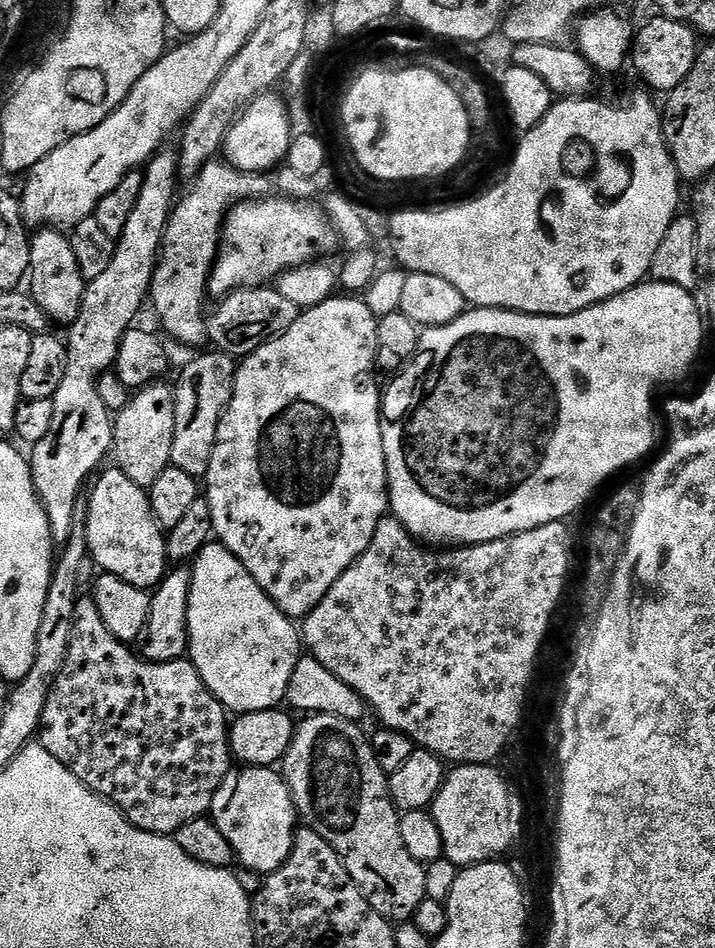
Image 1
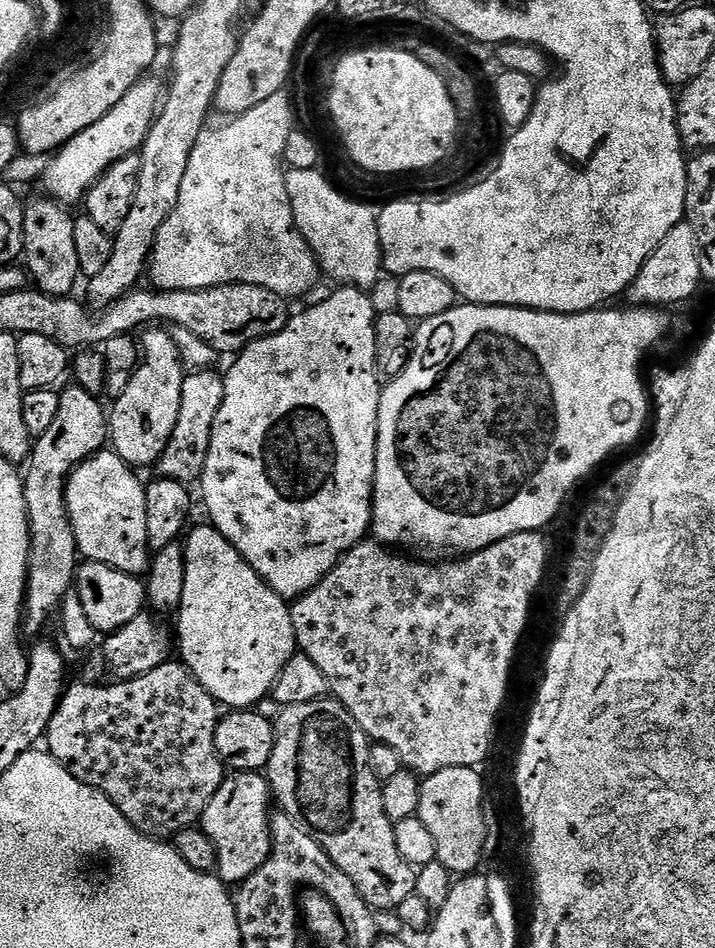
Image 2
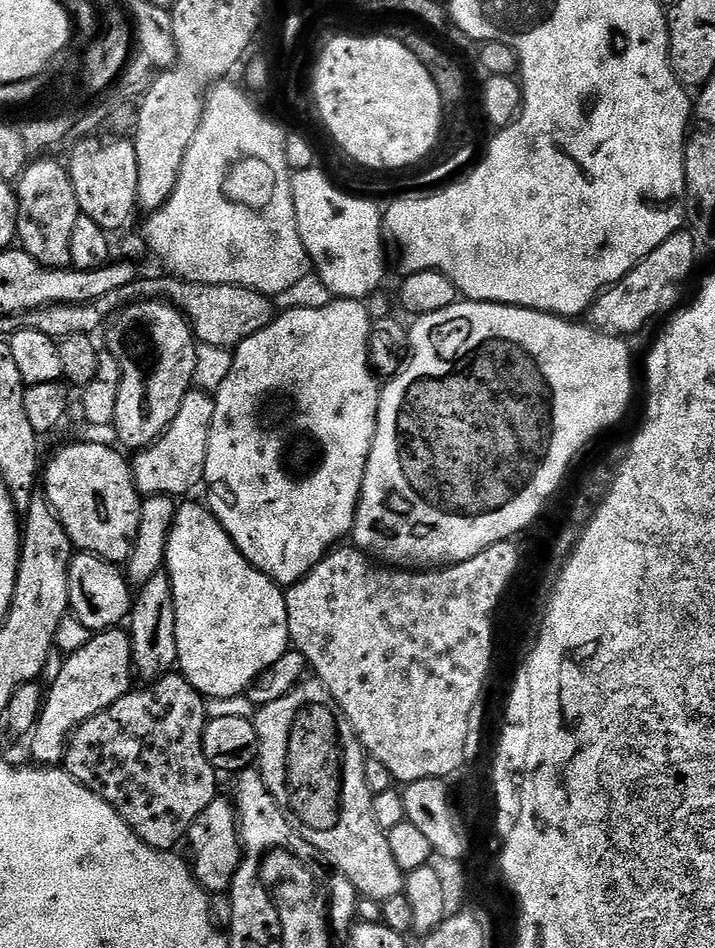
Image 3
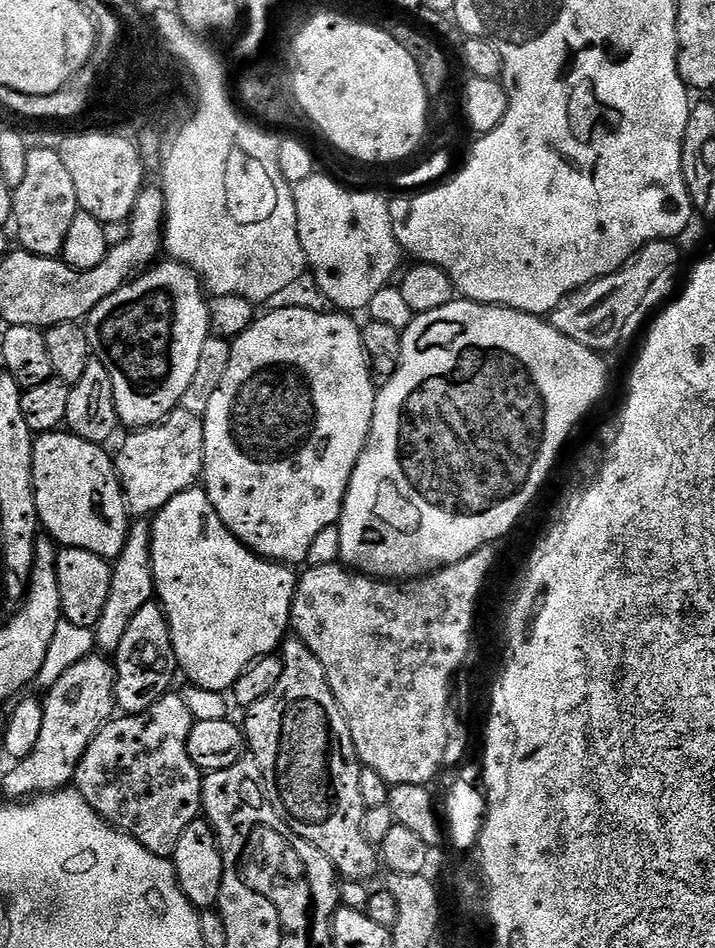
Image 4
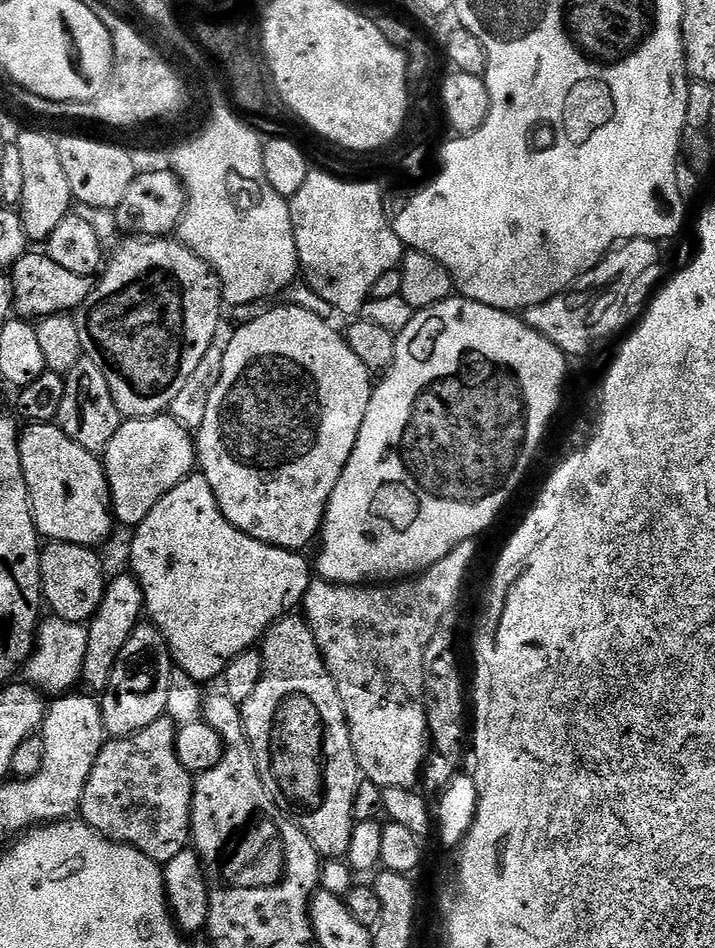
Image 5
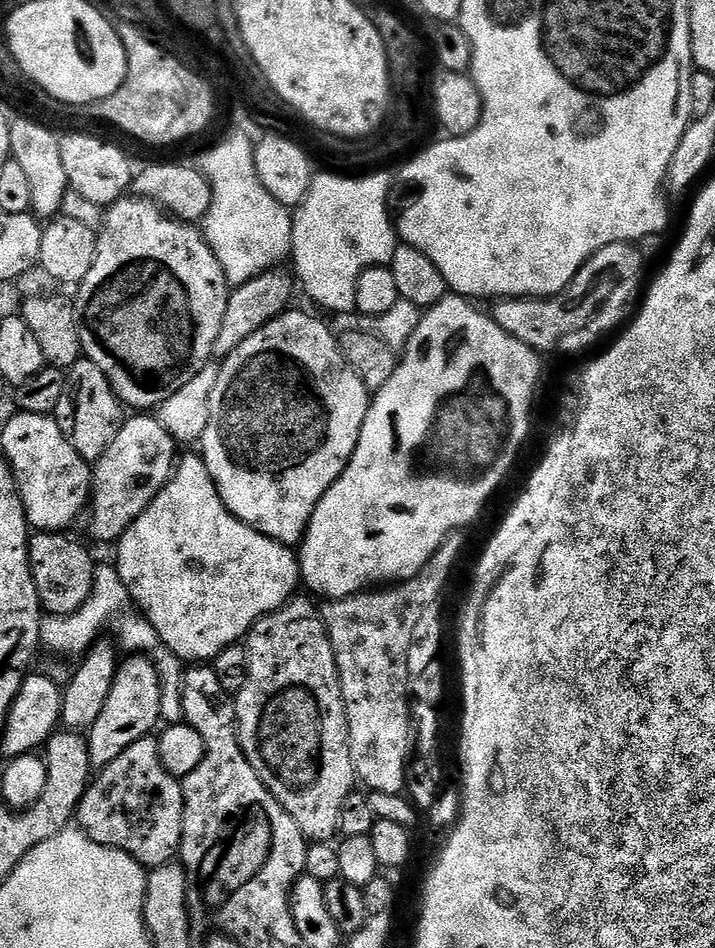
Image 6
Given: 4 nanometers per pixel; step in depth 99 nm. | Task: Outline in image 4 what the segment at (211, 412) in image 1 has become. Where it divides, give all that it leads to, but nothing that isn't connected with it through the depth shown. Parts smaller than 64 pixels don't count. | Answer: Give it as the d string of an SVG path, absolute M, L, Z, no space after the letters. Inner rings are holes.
M183 406L176 408L159 424L151 424L149 428L138 428L127 433L120 453L115 453L114 463L120 485L124 487L124 500L133 517L148 518L165 508L178 494L193 487L203 477L204 455L206 454L206 438L204 437L204 421L197 413Z

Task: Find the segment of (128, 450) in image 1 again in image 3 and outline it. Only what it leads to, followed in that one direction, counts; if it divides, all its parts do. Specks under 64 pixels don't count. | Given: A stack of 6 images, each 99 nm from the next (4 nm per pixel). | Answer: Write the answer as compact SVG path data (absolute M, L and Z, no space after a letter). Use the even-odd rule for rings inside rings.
M137 300L136 303L129 304L127 308L120 309L111 317L106 328L107 332L106 350L116 359L120 367L120 385L114 421L116 436L125 444L123 445L125 449L139 450L149 447L168 429L170 422L174 422L178 406L182 406L182 398L186 398L186 394L193 387L192 375L198 341L192 335L188 319L166 300Z

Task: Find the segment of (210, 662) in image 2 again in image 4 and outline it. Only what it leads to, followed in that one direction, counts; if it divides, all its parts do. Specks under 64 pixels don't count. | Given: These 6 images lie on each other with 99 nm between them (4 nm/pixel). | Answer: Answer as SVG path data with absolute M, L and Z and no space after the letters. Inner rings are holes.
M193 486L186 489L182 494L170 498L165 508L155 513L152 525L152 573L156 583L155 599L159 601L168 615L170 634L174 642L174 654L179 671L184 672L204 692L227 693L237 682L238 678L250 667L253 662L260 660L263 656L271 656L281 647L282 641L289 635L290 621L292 619L292 603L296 593L297 573L289 565L279 563L275 560L265 560L264 557L252 552L243 544L232 531L222 522L218 510L210 502L207 492L203 487Z

